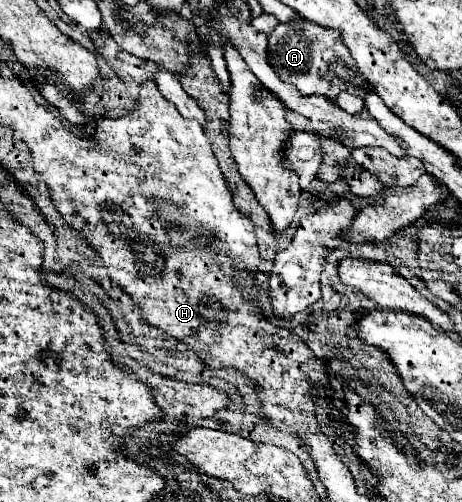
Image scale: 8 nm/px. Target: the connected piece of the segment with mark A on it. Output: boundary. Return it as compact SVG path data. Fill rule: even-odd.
M304 18L278 24L274 28L274 32L268 36L268 62L278 72L280 80L296 86L300 94L320 94L336 100L340 92L350 92L364 98L366 90L370 88L368 80L358 72L356 62L352 62L348 48L344 42L340 42L340 34L336 34L336 30L324 30L324 26L316 26ZM334 60L342 60L344 66L350 68L352 74L346 80L330 68Z

